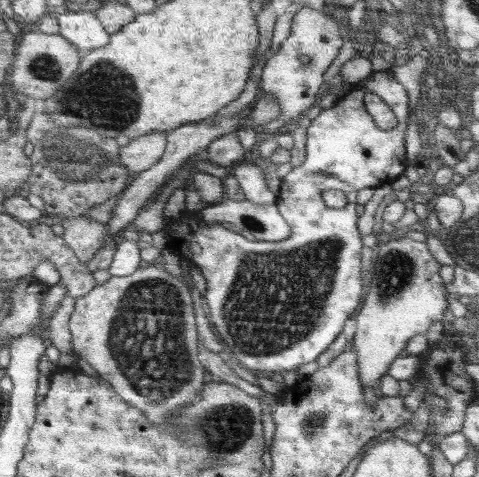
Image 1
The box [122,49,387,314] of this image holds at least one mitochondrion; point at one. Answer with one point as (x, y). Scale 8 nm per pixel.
(254, 225)

